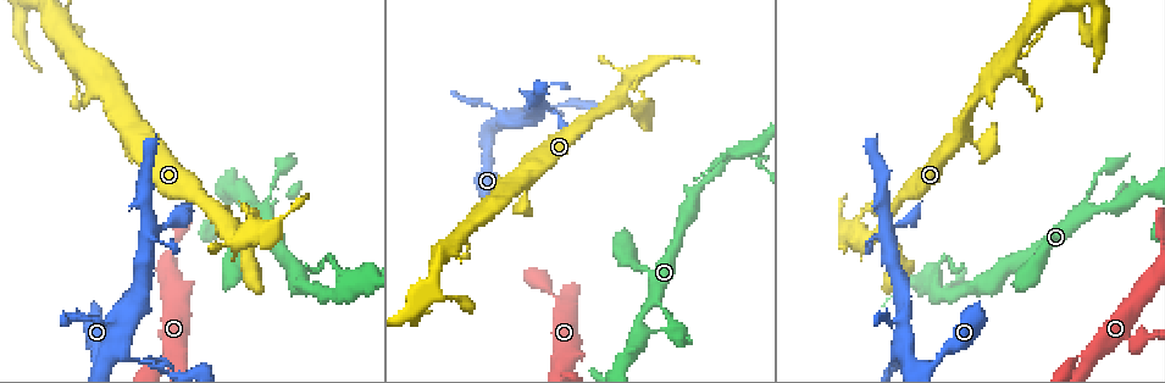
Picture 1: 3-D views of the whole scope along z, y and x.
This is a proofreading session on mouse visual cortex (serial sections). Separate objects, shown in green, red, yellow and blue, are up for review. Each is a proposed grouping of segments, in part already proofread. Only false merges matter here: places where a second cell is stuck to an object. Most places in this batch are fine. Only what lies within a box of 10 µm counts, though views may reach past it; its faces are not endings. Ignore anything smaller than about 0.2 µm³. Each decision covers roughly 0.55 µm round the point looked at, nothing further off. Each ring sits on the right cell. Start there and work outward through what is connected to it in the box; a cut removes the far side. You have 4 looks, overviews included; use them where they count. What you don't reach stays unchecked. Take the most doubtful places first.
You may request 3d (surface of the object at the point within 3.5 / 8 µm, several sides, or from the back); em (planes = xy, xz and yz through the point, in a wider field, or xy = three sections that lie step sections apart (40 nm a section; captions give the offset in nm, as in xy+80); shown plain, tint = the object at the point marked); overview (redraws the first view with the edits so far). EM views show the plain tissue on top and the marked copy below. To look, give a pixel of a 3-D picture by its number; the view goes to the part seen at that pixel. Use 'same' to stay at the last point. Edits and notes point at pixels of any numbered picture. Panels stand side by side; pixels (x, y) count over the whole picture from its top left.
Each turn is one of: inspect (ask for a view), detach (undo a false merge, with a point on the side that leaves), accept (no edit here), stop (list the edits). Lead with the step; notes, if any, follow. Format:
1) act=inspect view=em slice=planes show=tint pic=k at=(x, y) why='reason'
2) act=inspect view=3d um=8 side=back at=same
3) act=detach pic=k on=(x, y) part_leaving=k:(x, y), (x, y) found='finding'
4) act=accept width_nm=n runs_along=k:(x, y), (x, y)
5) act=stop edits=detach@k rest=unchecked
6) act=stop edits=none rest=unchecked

act=inspect view=3d um=3.5 pic=1 at=(937, 283) why='three arms meet'

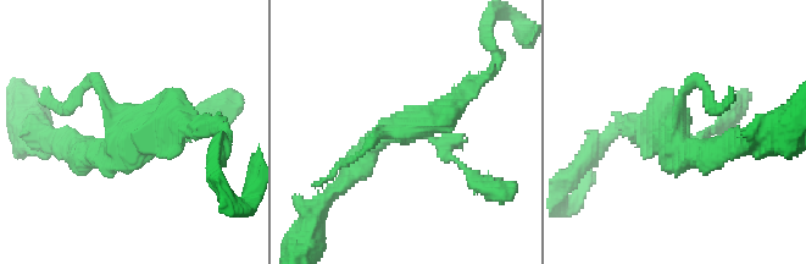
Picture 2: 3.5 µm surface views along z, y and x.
act=accept runs_along=2:(346, 179), (388, 131), (433, 119), (466, 91) found='continuous, no second cell'

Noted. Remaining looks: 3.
act=inspect view=3d um=3.5 pic=1 at=(118, 347) why='small branch off a trunk'

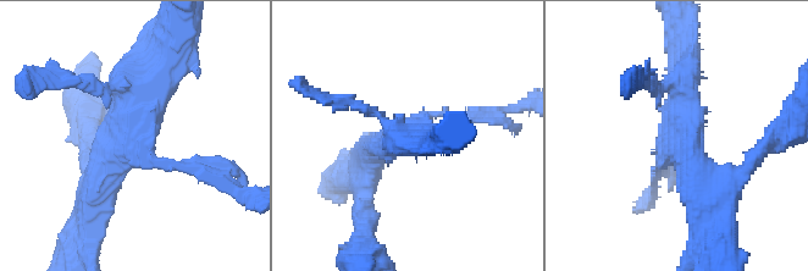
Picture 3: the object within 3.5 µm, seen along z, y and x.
act=inspect view=em slice=xy step=2 show=tint pic=3 at=(132, 135) why='now the EM'

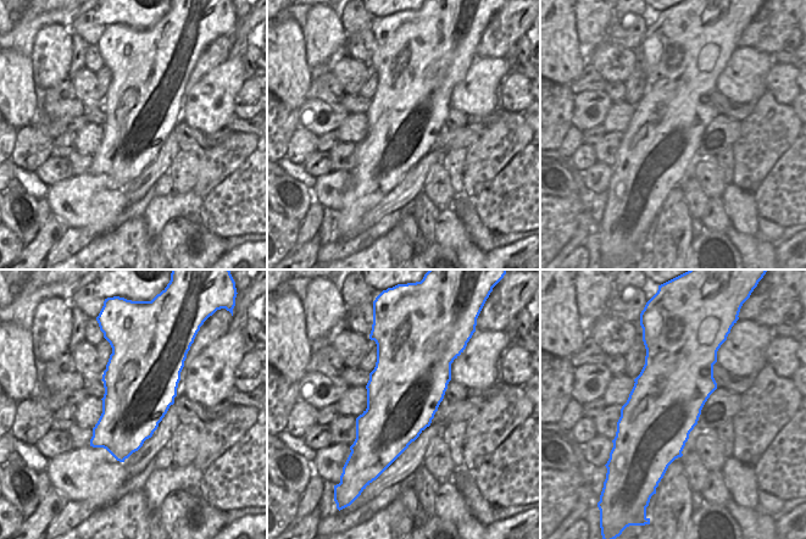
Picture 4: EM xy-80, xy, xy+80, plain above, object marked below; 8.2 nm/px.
act=accept runs_along=3:(94, 183), (169, 59) found='continuous, no second cell'

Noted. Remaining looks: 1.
act=stop edits=none rest=unchecked

